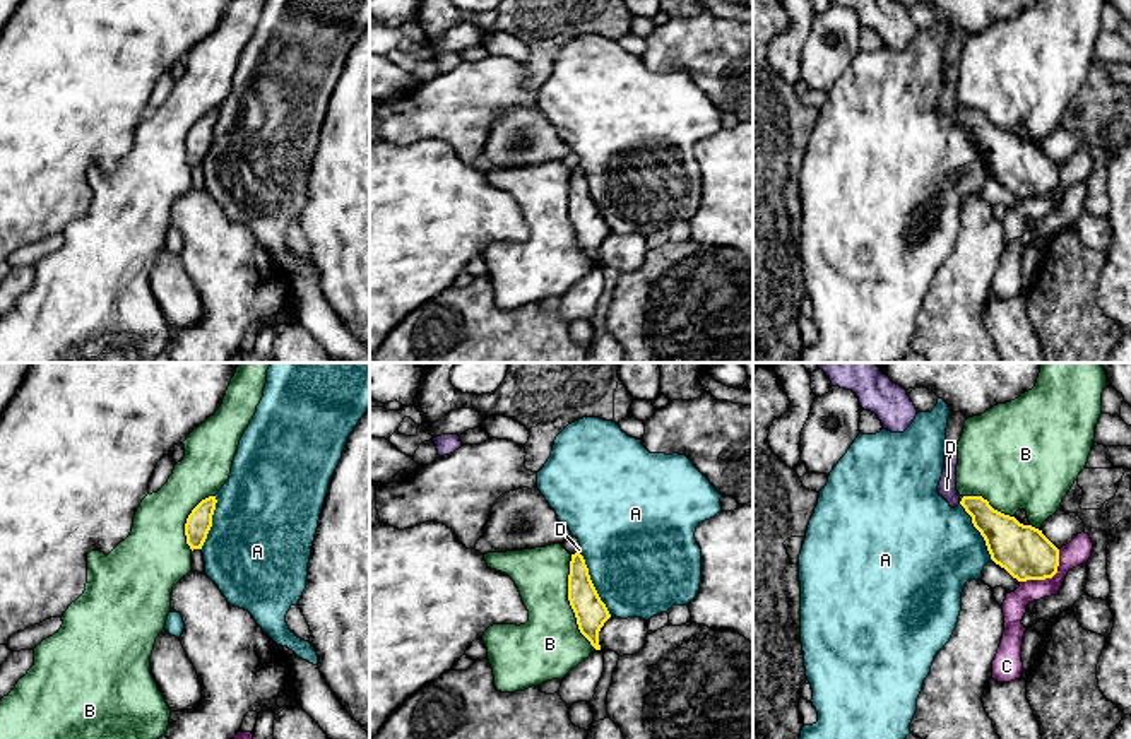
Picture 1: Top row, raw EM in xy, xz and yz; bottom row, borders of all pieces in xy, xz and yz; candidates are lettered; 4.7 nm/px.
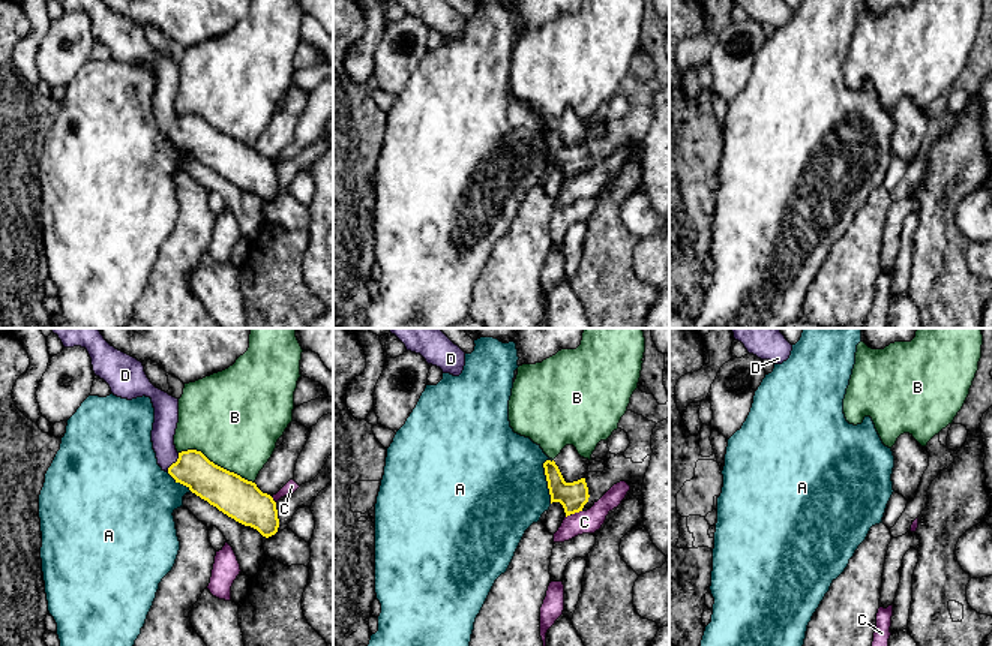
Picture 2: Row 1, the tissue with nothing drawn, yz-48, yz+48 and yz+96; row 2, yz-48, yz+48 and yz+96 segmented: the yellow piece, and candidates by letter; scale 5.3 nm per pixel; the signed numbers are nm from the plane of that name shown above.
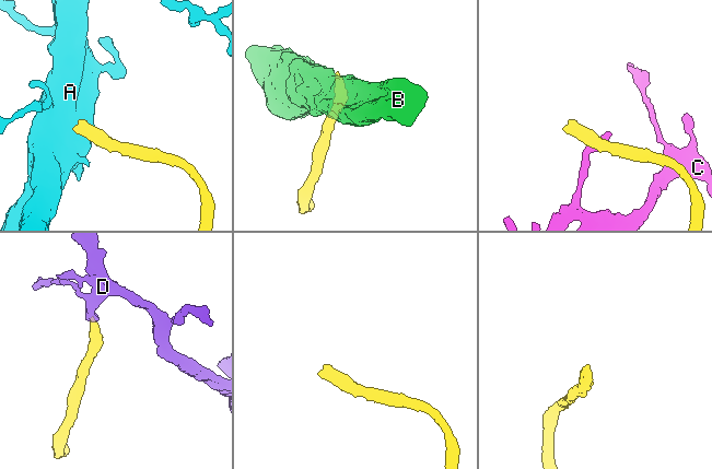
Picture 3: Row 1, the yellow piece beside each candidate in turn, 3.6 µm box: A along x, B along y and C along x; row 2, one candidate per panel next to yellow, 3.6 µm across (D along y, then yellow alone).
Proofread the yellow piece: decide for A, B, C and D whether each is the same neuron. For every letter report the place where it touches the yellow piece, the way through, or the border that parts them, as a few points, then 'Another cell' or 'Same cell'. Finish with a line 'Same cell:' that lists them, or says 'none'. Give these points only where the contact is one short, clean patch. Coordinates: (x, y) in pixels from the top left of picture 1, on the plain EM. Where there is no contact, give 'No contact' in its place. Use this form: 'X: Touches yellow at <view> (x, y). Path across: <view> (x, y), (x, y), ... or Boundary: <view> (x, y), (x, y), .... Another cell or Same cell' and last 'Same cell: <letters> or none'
A: Touches yellow at yz (976, 144). Boundary: yz (962, 113), (960, 120), (993, 177). Another cell
B: Touches yellow at xz (570, 219). Another cell
C: Touches yellow at yz (1049, 194). Boundary: yz (1059, 166), (1059, 182), (1051, 194), (1020, 199). Another cell
D: Touches yellow at xz (580, 171). Path across: xz (584, 216), (579, 201), (580, 171), (579, 166). Same cell
Same cell: D

